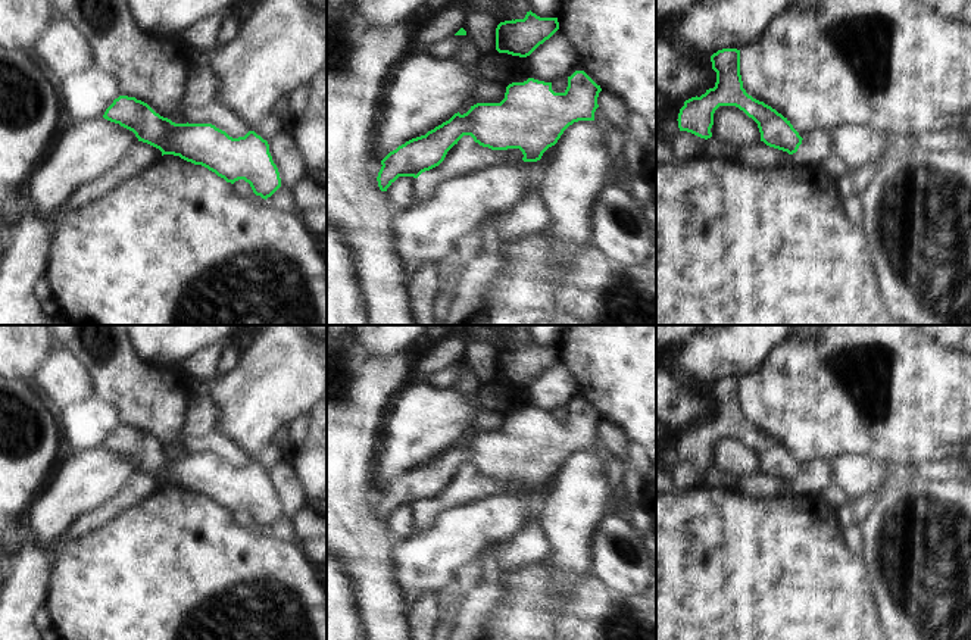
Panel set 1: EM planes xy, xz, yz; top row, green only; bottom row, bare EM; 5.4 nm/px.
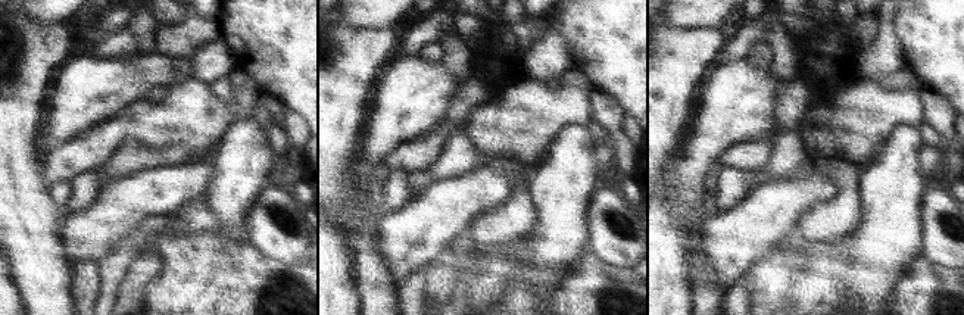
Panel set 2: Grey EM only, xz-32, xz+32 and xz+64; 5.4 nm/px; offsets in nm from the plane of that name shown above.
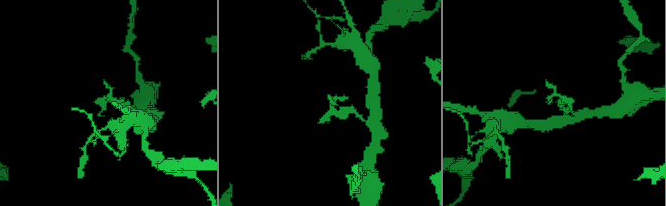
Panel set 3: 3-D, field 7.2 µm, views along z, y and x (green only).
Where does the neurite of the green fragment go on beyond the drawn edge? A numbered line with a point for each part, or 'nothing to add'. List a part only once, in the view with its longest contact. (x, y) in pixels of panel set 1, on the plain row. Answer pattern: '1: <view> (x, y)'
nothing to add

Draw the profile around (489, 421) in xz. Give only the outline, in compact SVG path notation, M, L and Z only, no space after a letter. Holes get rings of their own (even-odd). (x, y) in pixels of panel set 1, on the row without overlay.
M497 412L480 413L472 425L462 434L459 443L466 443L477 433L500 433L505 428L506 416Z

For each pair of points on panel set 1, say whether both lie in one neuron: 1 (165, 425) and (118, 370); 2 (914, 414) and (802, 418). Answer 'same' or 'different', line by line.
1: same
2: same

